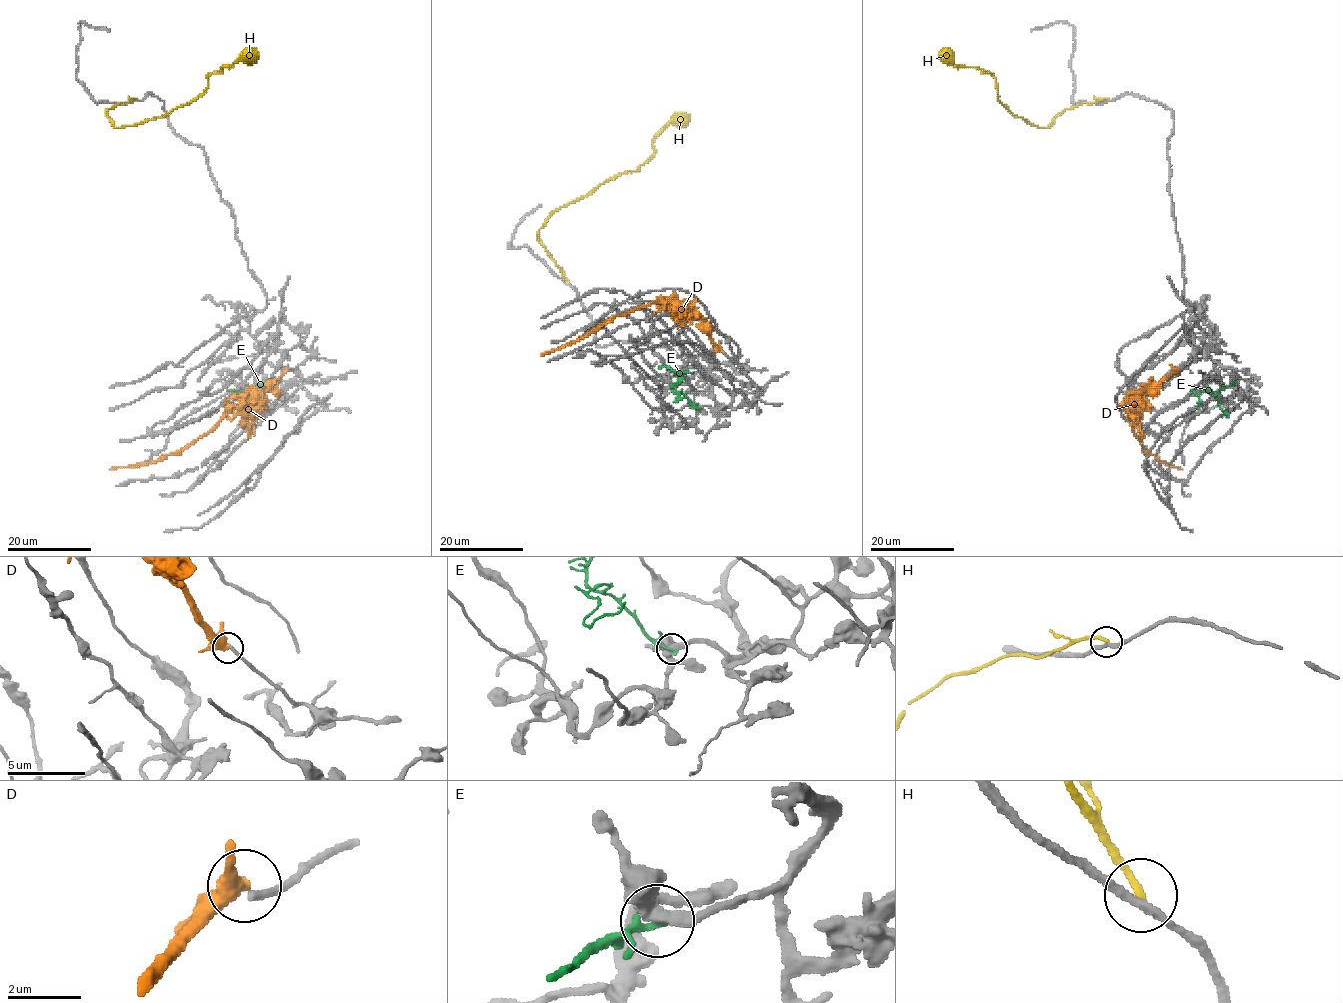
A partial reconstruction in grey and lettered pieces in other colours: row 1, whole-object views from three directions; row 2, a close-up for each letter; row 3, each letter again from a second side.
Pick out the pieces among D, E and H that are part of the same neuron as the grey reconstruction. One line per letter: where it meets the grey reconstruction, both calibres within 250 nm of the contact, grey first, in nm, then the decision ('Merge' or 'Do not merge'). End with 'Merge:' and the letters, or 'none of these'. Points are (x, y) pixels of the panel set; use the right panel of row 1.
D: Touches grey at (1177, 369). Thickness 200 nm (grey) against 400 nm. Do not merge
E: Touches grey at (1234, 381). Thickness 400 nm (grey) against 240 nm. Do not merge
H: Touches grey at (1109, 100). Thickness 240 nm (grey) against 200 nm. Do not merge
Merge: none of these

